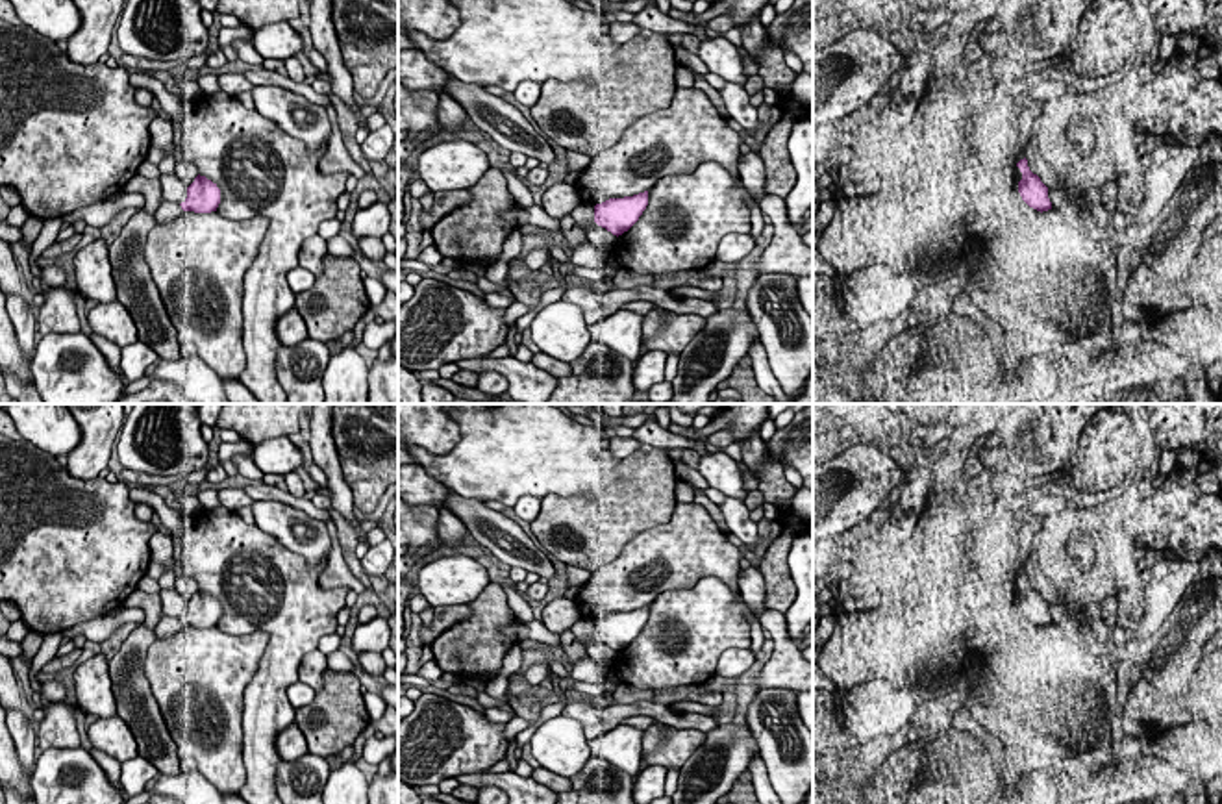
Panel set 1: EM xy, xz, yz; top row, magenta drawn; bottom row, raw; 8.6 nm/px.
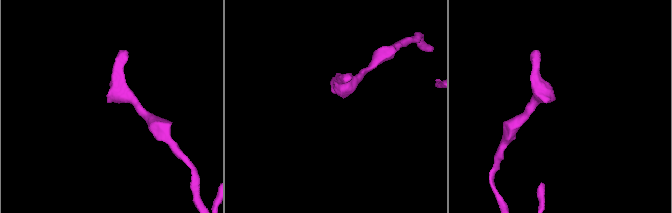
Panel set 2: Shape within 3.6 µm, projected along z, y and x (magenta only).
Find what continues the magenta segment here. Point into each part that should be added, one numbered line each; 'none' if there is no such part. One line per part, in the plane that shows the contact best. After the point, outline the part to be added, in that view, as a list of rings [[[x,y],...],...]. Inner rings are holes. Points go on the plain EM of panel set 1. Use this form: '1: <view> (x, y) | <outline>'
1: xz (584, 630) | [[[578,621],[570,632],[576,635],[576,639],[587,647],[587,643],[591,641],[591,637],[594,635],[594,622],[589,621]]]

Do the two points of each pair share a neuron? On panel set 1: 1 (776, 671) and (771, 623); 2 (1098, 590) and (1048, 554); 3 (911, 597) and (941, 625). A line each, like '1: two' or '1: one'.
1: one
2: one
3: one

